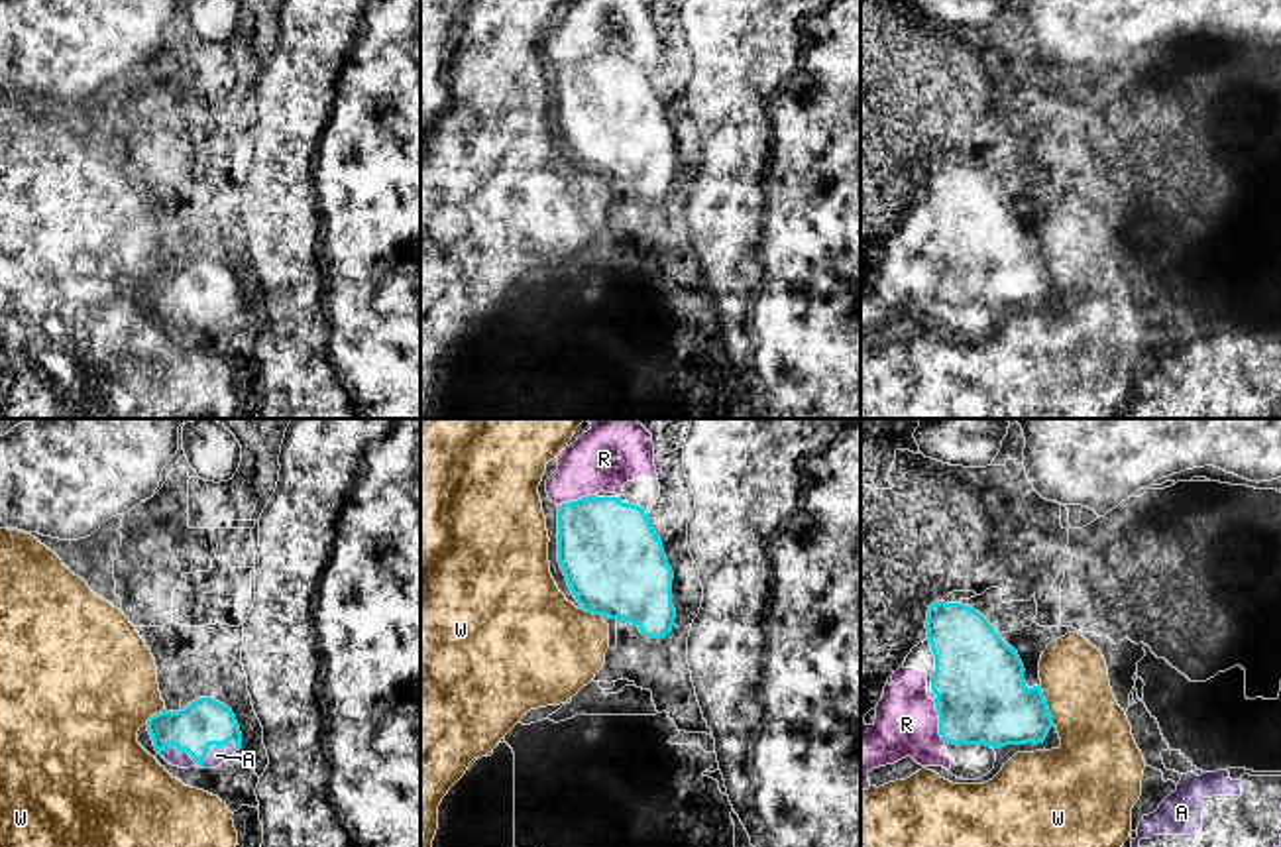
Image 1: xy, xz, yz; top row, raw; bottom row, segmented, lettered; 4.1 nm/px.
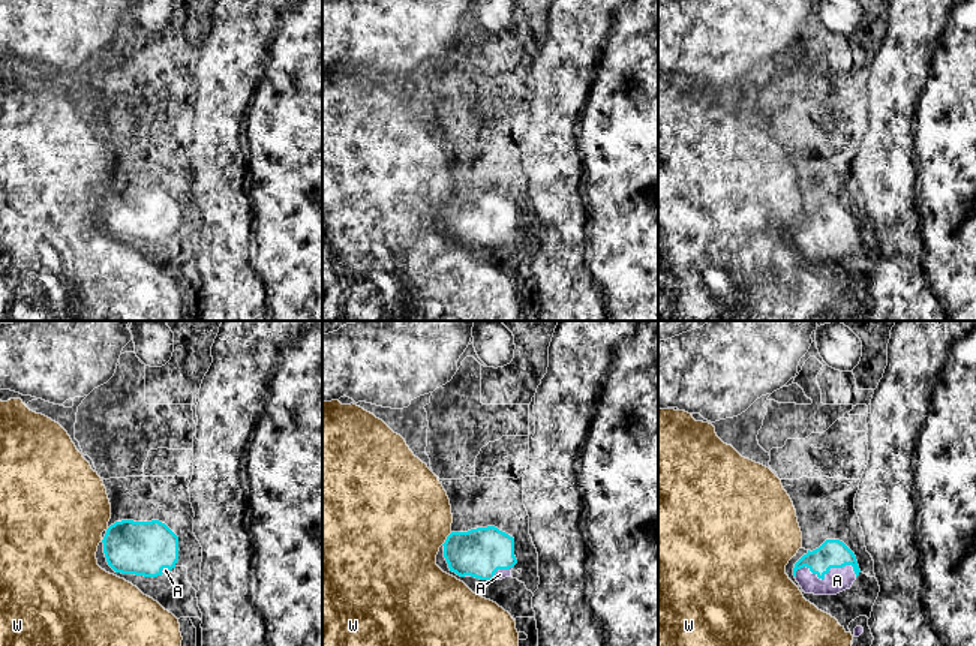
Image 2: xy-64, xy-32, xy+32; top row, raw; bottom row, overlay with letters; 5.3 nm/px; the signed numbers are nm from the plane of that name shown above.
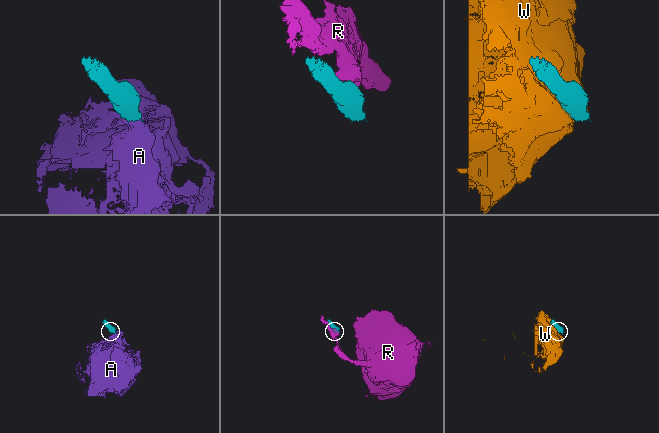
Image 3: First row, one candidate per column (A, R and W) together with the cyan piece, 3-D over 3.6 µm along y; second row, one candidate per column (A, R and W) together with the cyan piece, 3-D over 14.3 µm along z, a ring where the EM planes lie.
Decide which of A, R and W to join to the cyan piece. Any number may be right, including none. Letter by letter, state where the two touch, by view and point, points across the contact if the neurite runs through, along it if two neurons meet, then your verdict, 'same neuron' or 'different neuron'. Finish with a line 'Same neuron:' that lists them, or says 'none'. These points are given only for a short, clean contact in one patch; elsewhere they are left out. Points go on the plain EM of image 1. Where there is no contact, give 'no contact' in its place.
A: contact xy (203, 321); way xy (205, 282), (203, 321), (217, 315); same neuron
R: contact yz (940, 282); border yz (932, 260), (938, 272), (938, 293), (946, 301); different neuron
W: contact yz (1048, 270); different neuron
Same neuron: A

